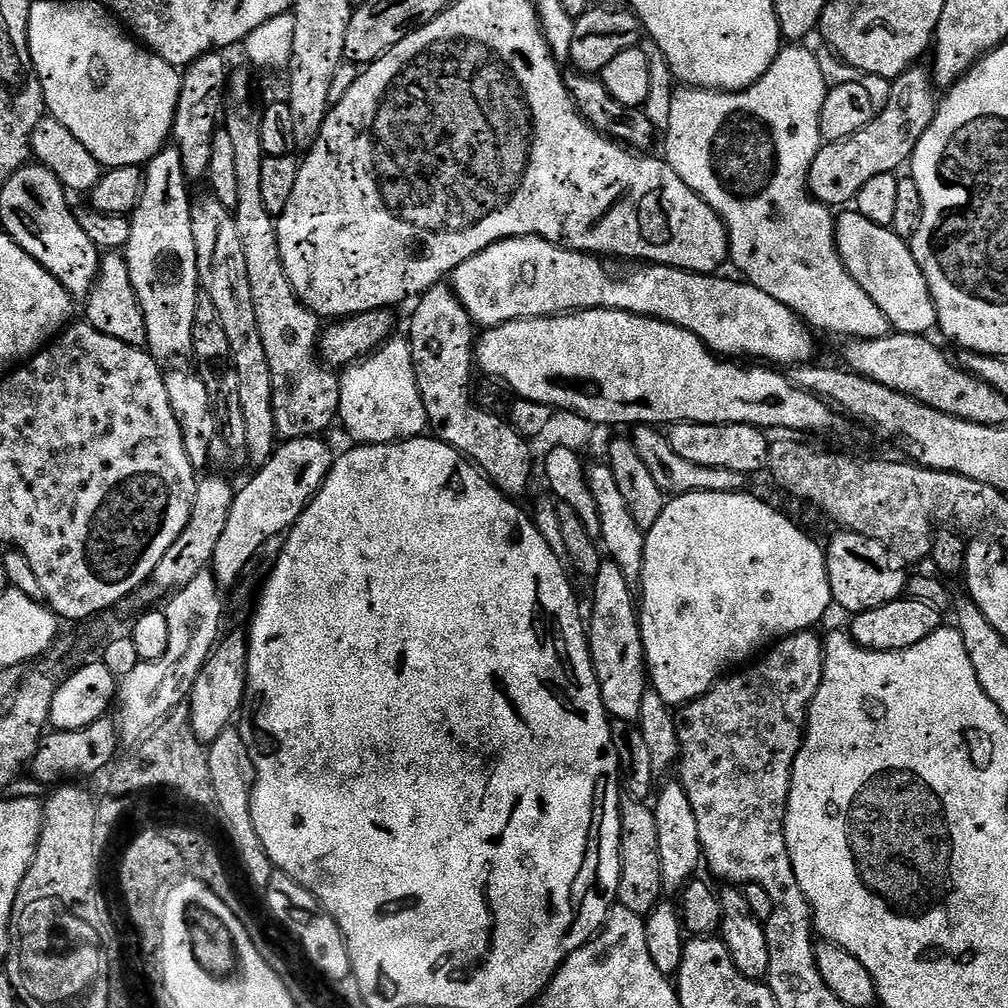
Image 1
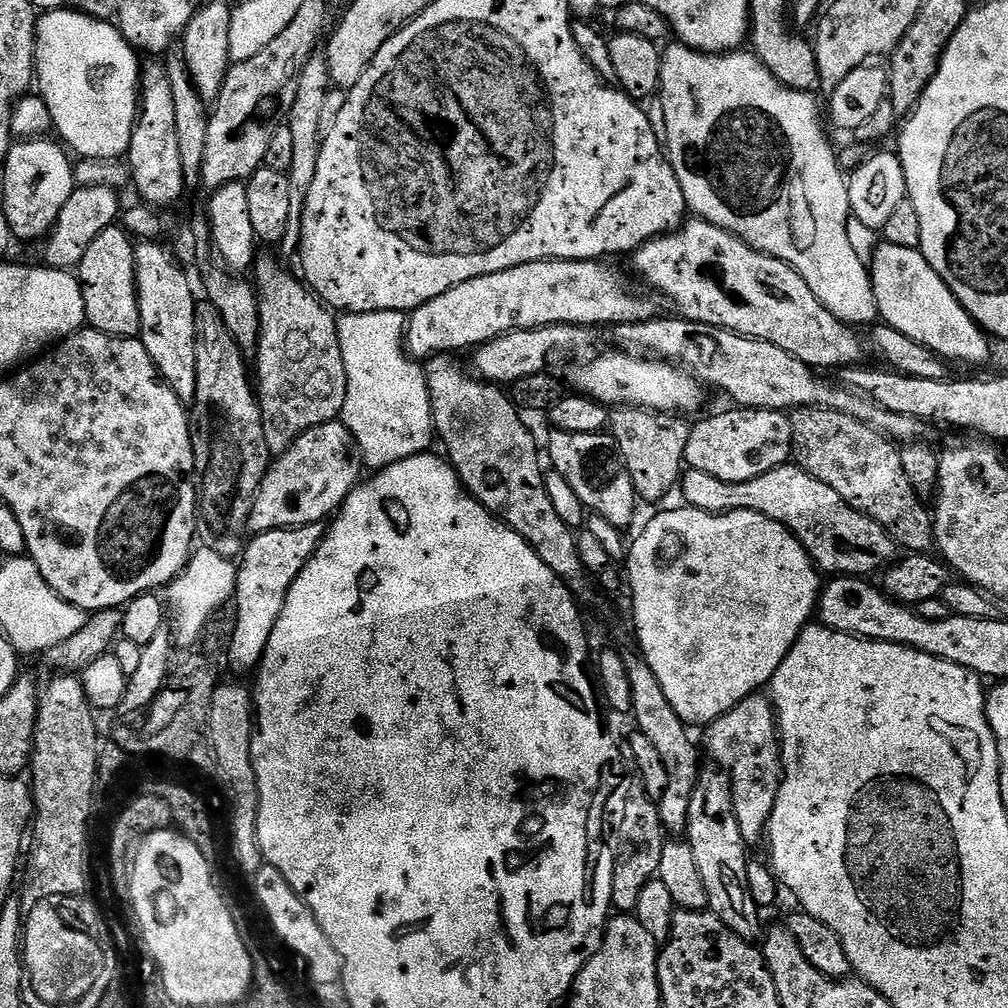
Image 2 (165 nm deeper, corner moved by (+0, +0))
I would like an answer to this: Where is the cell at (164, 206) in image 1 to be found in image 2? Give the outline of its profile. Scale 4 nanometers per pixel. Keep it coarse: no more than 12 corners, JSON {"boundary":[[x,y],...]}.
{"boundary":[[145,63],[126,153],[139,199],[167,209],[186,191],[164,64]]}

